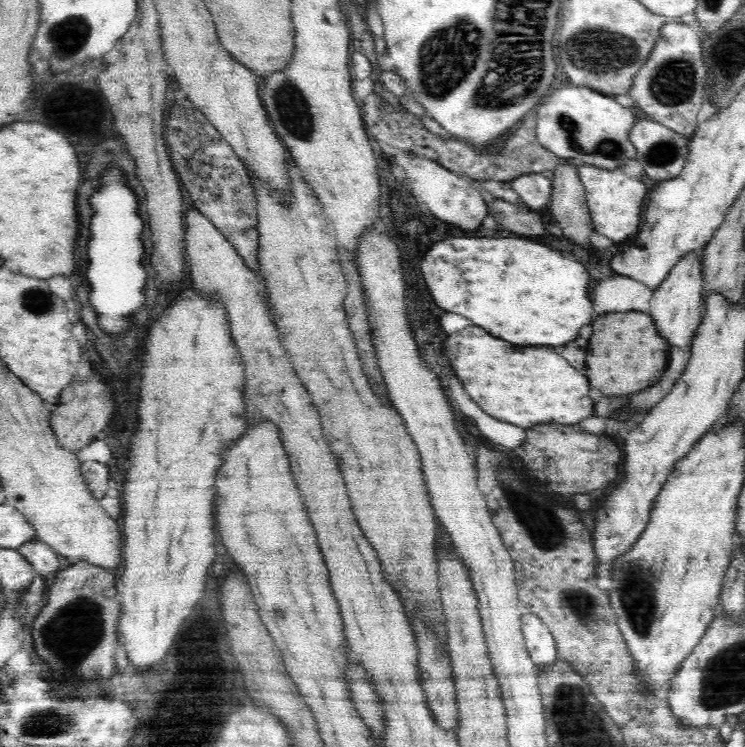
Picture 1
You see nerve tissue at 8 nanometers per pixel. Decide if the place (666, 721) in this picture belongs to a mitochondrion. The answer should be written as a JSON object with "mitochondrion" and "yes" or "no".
{"mitochondrion":"no"}

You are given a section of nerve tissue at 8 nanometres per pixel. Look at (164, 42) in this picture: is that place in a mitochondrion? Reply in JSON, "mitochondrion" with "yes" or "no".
{"mitochondrion":"no"}

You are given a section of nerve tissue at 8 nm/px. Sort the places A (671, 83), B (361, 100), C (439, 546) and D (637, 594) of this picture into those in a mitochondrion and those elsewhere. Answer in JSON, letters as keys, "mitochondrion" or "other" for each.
{"A":"mitochondrion","B":"other","C":"other","D":"mitochondrion"}

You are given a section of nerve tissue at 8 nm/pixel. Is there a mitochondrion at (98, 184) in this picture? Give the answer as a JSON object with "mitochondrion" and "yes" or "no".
{"mitochondrion":"no"}

